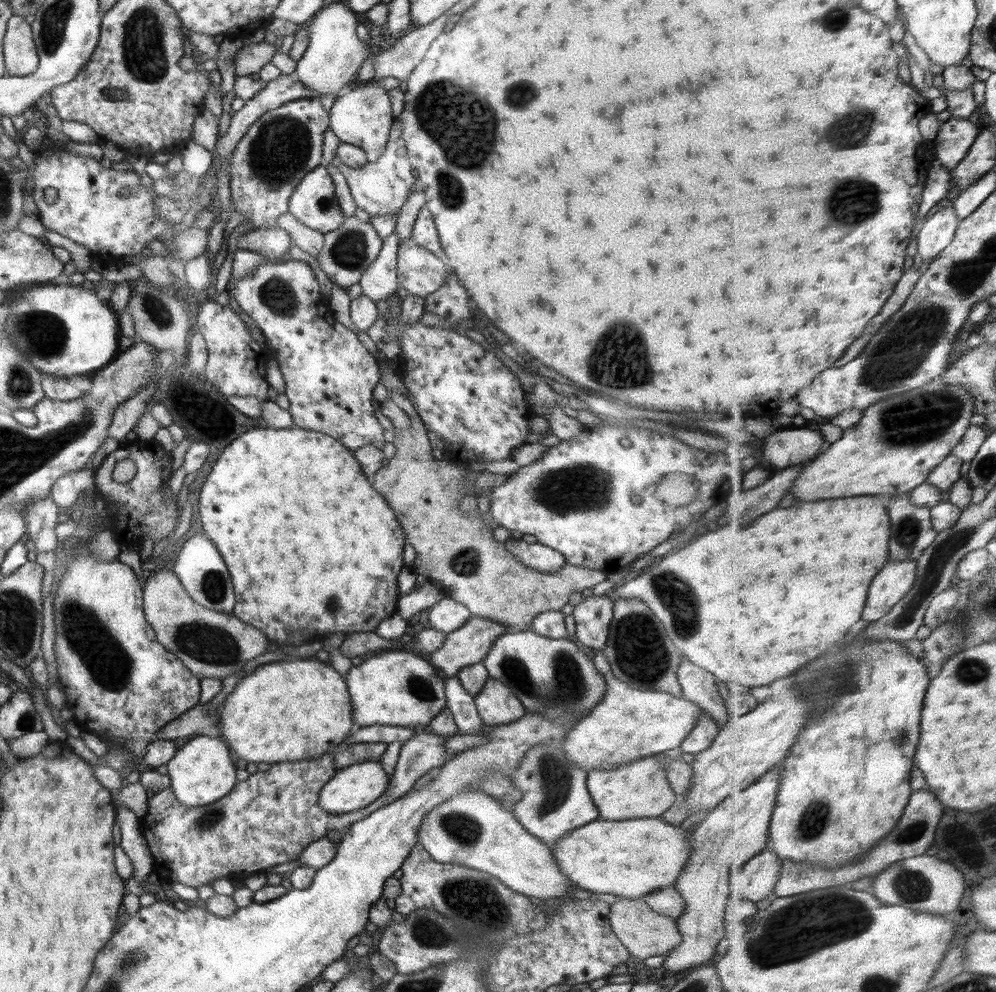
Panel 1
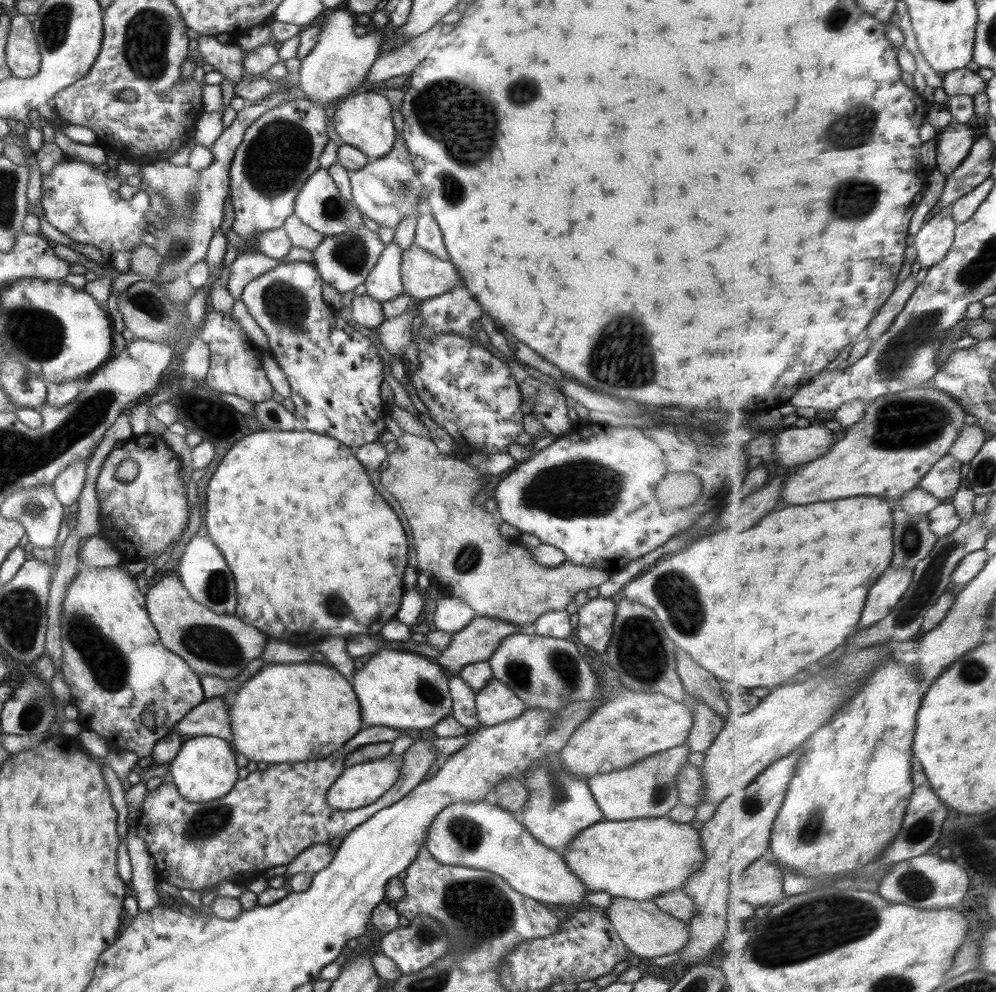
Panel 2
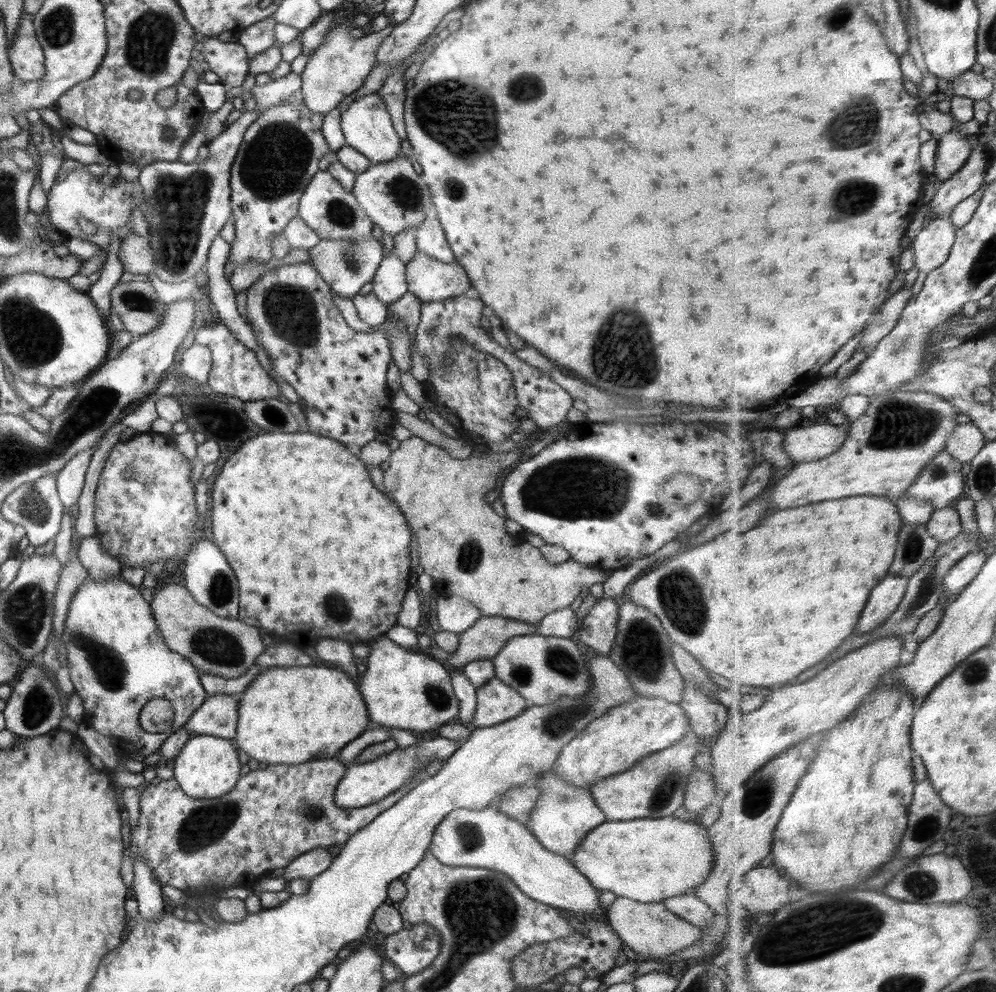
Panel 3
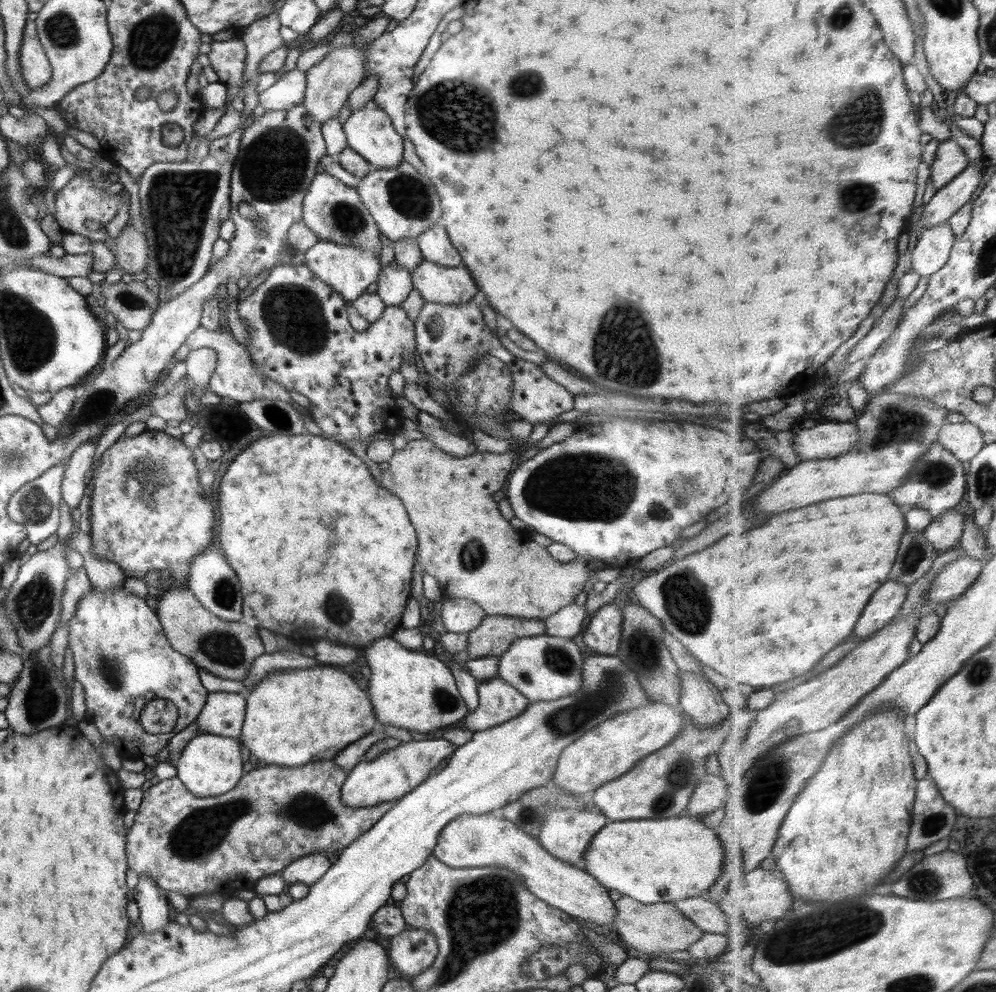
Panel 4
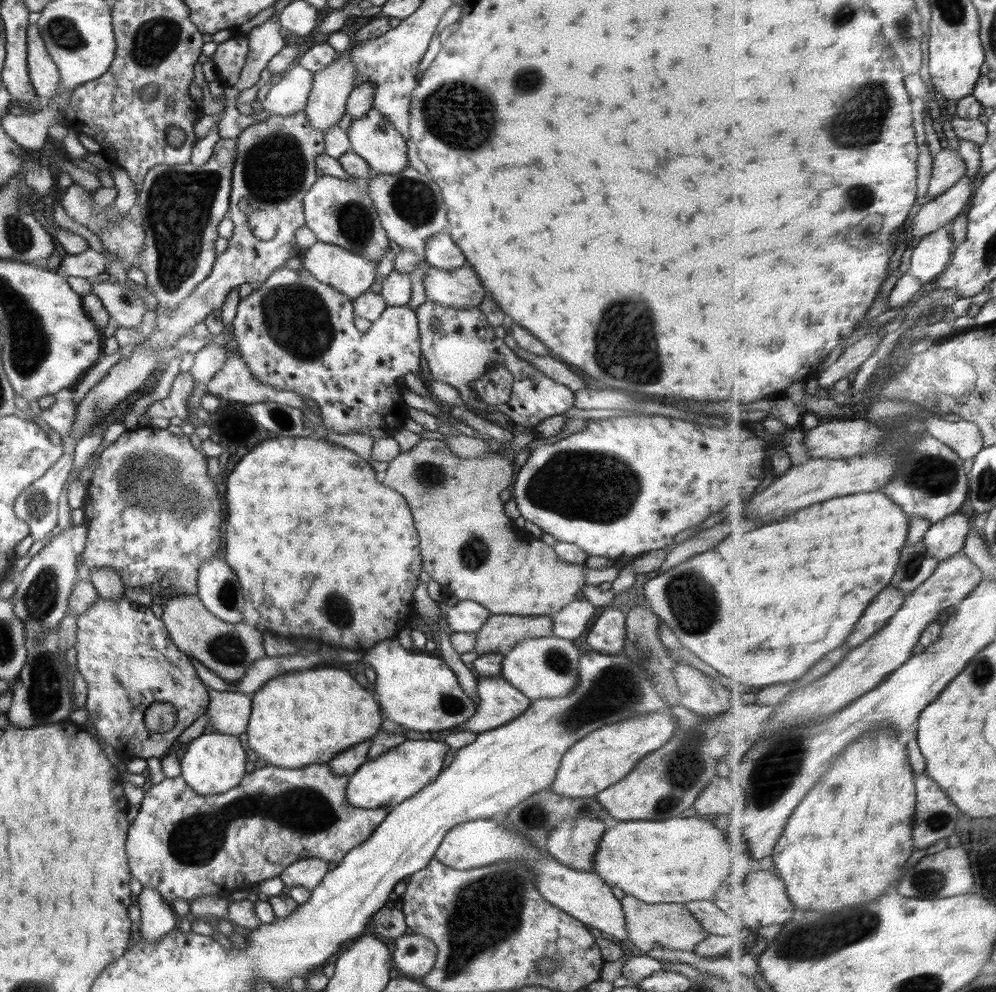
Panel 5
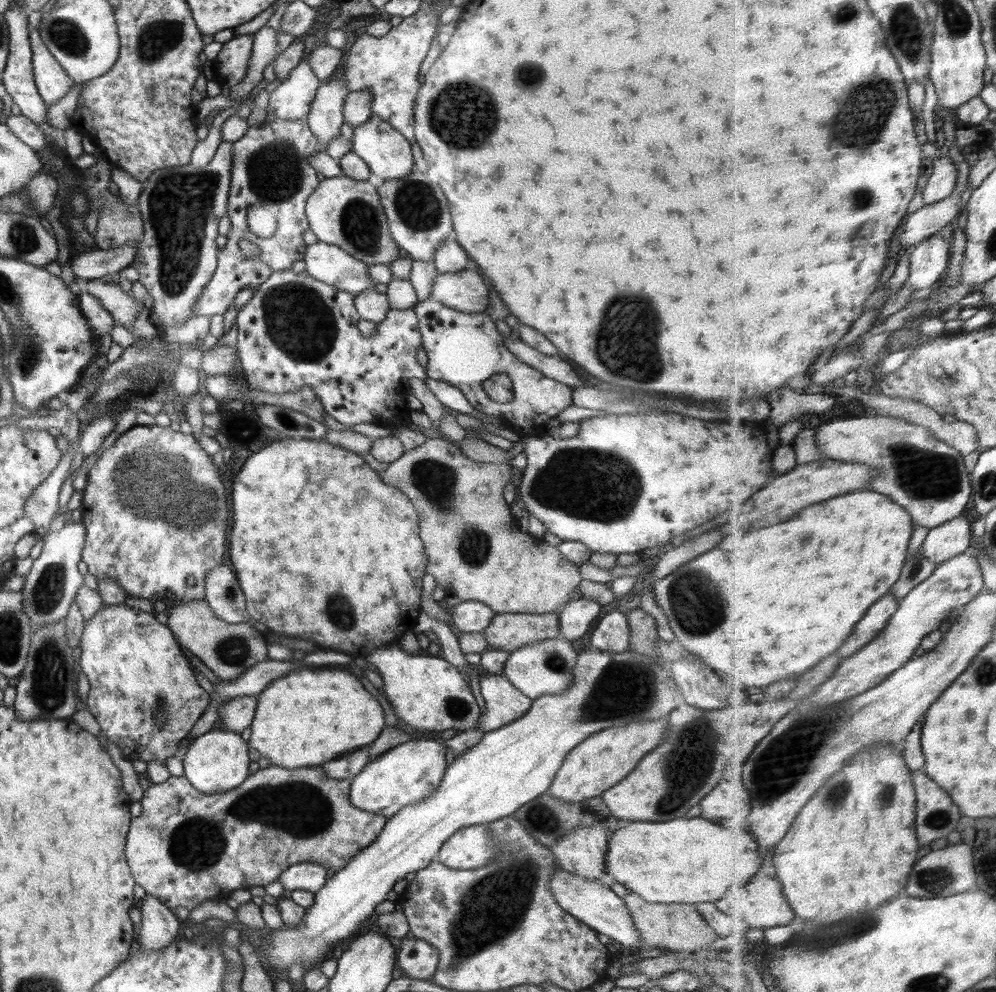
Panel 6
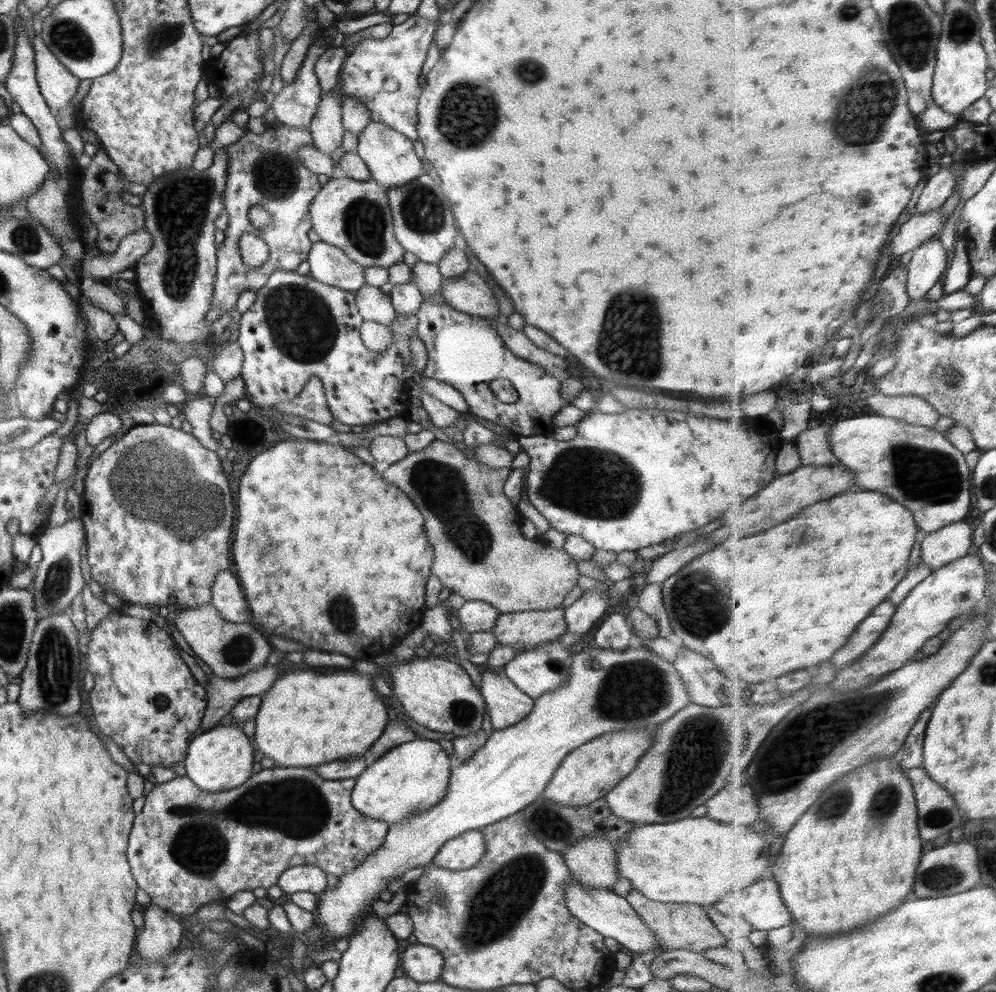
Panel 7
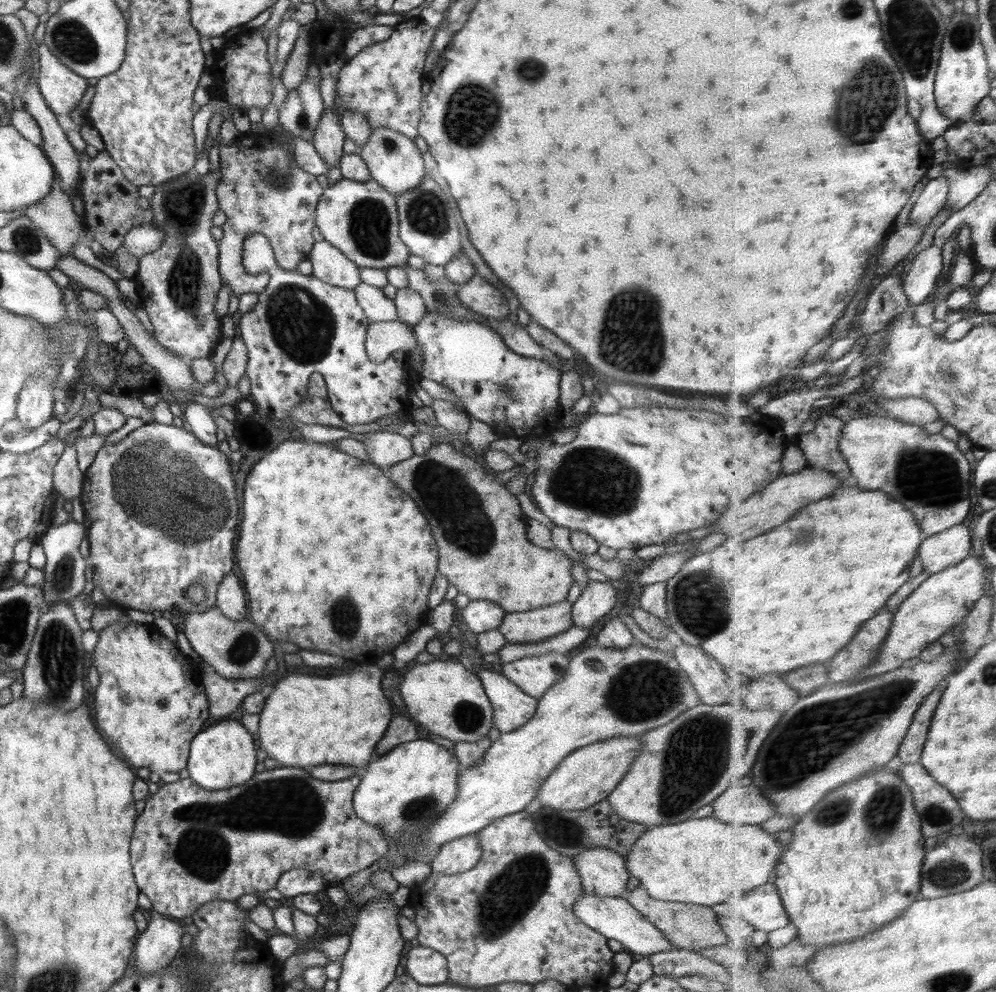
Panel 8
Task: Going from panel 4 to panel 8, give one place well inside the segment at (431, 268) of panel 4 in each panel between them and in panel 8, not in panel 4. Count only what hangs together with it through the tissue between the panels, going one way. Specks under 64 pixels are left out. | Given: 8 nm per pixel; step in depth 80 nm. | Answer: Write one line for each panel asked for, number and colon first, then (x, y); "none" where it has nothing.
5: (461, 288)
6: (467, 291)
7: (469, 293)
8: (478, 295)

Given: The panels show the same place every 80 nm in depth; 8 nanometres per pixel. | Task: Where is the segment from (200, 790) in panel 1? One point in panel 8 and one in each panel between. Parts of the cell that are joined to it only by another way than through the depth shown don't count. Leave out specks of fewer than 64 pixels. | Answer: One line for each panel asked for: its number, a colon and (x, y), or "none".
2: (204, 769)
3: (207, 767)
4: (210, 765)
5: (214, 763)
6: (219, 760)
7: (222, 757)
8: (222, 755)

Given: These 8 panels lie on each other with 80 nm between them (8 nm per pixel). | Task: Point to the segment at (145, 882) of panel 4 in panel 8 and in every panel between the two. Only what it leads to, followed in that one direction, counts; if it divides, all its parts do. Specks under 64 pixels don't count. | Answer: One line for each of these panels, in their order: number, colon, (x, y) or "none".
5: (157, 917)
6: (160, 925)
7: (161, 932)
8: (156, 946)

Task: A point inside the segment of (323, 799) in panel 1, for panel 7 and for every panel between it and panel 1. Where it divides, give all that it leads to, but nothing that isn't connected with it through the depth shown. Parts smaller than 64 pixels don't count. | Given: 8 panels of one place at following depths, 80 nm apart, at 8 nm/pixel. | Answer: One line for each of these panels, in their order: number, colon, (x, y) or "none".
2: (359, 785)
3: (362, 784)
4: (396, 772)
5: (399, 773)
6: (408, 773)
7: (413, 777)

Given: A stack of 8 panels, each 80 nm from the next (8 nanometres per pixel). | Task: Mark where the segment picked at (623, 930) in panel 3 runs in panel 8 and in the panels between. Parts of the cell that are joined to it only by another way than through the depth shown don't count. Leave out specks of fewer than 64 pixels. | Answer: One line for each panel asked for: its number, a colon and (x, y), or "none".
4: (661, 927)
5: (672, 926)
6: (678, 927)
7: (675, 926)
8: (689, 927)

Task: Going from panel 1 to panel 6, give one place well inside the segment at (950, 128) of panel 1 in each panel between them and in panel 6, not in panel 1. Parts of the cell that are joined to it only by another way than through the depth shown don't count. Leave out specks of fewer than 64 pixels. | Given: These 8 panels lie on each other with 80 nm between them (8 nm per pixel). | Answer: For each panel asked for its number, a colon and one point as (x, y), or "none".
2: (955, 144)
3: (954, 151)
4: (951, 161)
5: (949, 168)
6: (942, 184)

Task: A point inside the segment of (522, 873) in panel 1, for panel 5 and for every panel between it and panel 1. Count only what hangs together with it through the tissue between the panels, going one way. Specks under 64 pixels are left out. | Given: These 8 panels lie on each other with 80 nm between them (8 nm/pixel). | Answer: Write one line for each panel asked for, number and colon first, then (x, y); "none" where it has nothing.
2: (480, 835)
3: (488, 839)
4: (468, 841)
5: (584, 895)

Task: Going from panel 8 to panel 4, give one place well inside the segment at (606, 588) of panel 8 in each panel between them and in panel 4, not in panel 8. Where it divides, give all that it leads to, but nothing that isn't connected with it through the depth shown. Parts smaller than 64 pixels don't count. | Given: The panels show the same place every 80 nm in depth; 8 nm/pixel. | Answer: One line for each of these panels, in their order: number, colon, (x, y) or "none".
4: (566, 623)
5: (570, 622)
6: (575, 617)
7: (580, 616)

